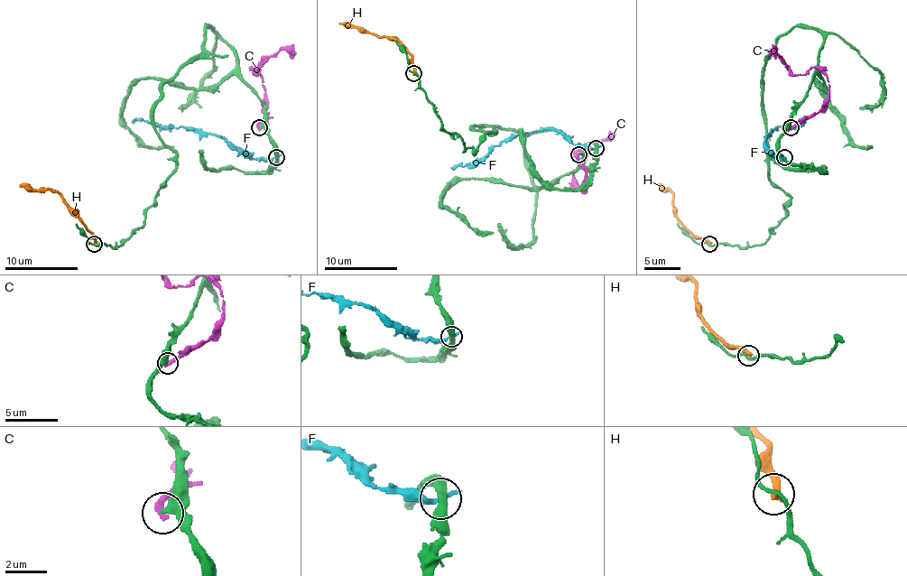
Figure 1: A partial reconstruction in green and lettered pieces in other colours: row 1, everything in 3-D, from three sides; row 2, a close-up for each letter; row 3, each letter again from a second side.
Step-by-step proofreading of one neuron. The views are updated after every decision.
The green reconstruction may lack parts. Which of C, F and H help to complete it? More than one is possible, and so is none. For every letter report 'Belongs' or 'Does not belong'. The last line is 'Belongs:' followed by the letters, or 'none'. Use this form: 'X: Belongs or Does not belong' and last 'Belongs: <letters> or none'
C: Does not belong
F: Does not belong
H: Does not belong
Belongs: none

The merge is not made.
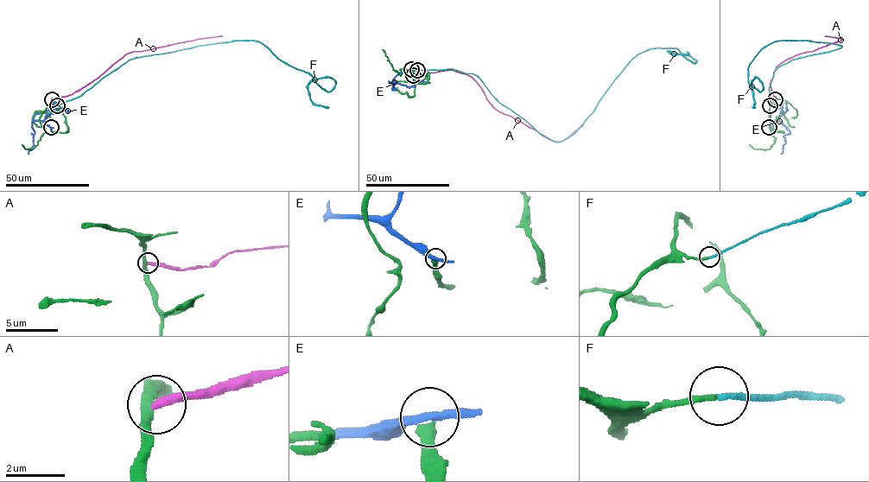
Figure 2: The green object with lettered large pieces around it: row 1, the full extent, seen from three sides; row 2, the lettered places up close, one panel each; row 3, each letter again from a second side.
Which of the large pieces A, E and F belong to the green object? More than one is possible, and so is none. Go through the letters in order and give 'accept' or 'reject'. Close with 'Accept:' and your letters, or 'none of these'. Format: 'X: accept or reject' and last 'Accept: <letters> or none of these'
A: reject
E: reject
F: accept
Accept: F

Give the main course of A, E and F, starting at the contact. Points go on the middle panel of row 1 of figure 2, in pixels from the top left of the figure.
A: (413, 75), (450, 70), (466, 73), (480, 86), (495, 109), (556, 142), (564, 139), (582, 125)
E: (411, 69), (403, 70), (395, 77), (395, 90), (392, 89), (394, 84), (389, 80)
F: (417, 70), (474, 74), (499, 103), (561, 142), (638, 53), (676, 47), (695, 62), (668, 52), (689, 53)

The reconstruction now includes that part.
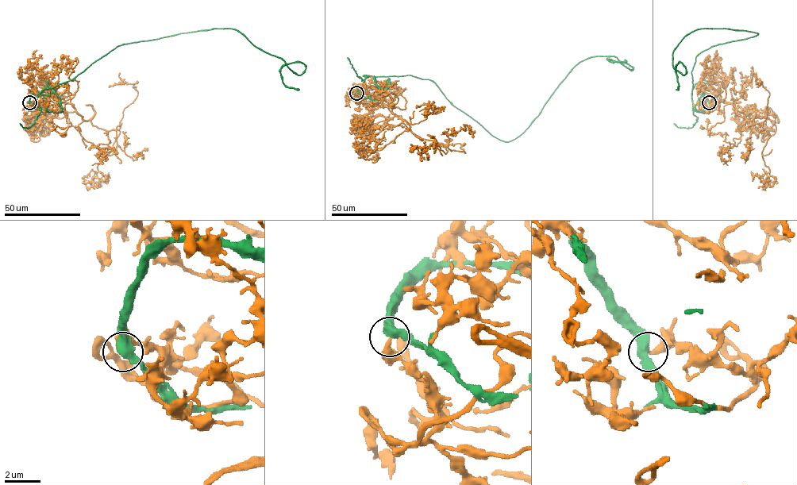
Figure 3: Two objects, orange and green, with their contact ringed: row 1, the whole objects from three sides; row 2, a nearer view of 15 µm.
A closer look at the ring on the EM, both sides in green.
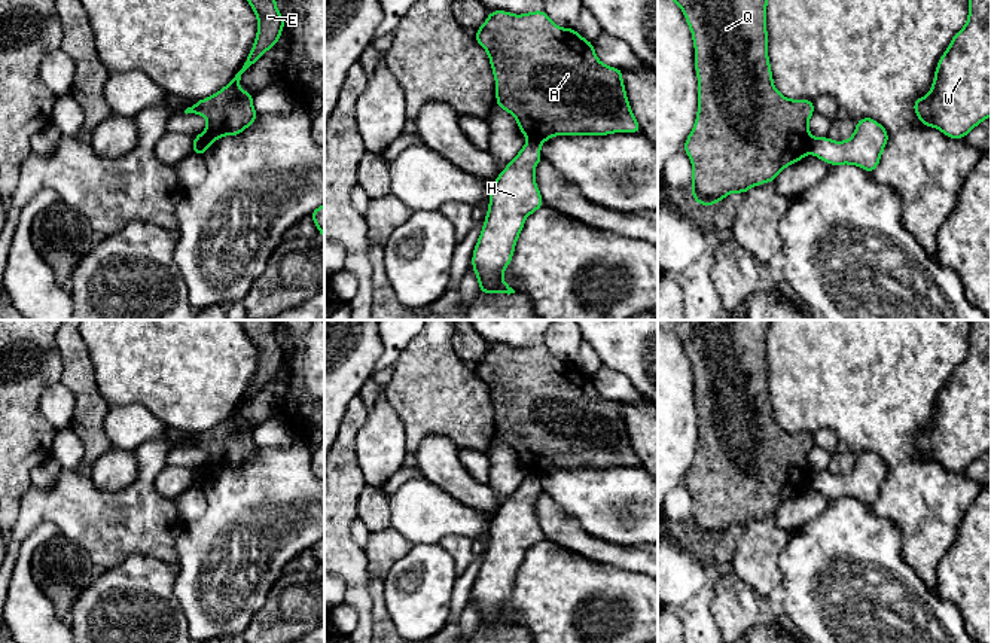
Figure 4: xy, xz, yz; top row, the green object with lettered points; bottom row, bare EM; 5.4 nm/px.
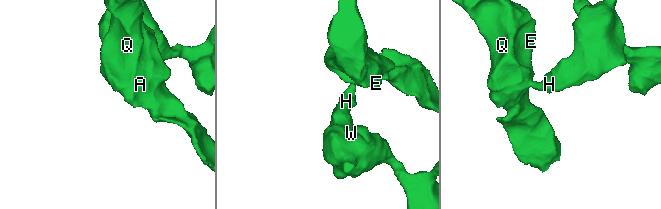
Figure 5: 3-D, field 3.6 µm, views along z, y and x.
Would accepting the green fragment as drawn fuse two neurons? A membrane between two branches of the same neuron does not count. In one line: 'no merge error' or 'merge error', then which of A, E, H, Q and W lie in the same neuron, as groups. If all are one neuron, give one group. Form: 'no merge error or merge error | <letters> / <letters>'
merge error | A E Q / H W

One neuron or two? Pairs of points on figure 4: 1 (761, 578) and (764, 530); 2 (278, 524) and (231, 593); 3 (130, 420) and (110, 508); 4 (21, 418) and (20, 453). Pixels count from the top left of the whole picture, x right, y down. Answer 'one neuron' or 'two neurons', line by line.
1: one neuron
2: one neuron
3: two neurons
4: one neuron

